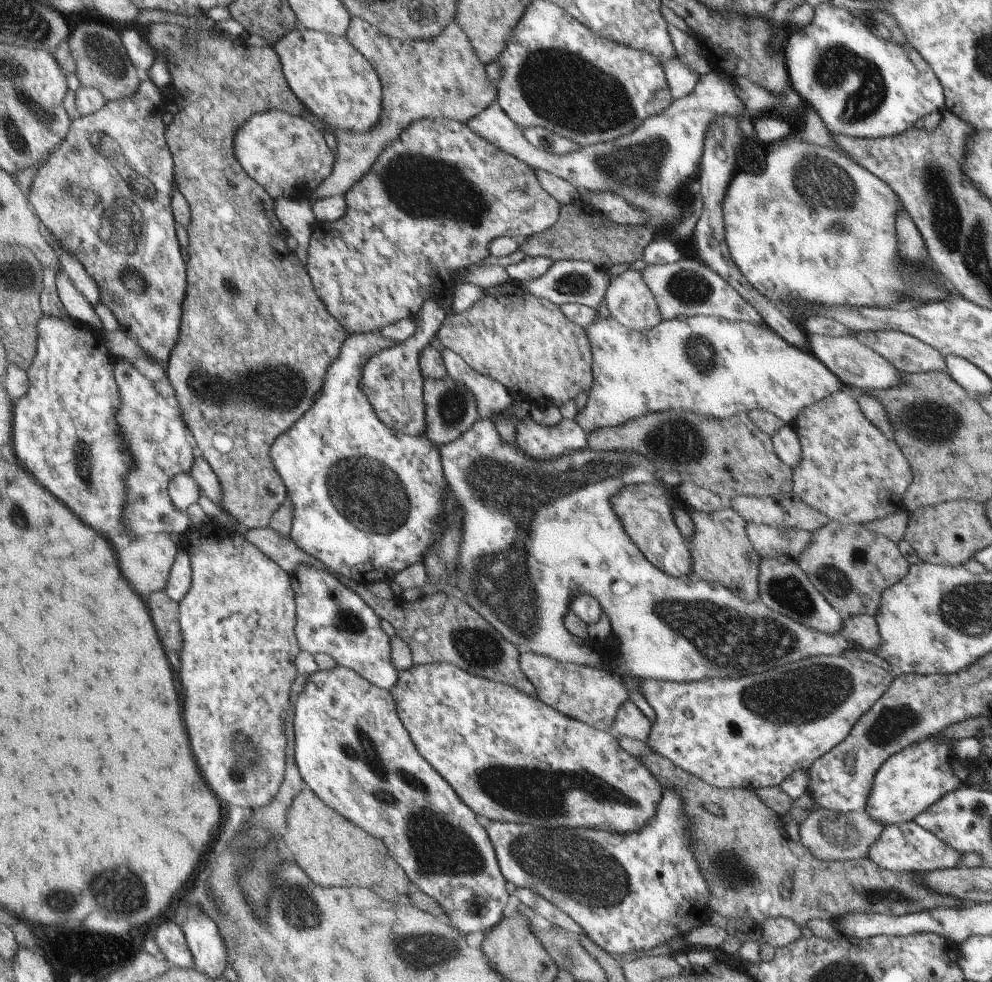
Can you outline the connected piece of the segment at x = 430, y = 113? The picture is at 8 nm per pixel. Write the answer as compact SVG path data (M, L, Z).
M351 17L346 37L376 68L384 84L384 113L373 129L348 132L336 129L339 138L337 166L333 176L310 193L312 203L324 197L345 195L371 167L380 152L413 121L447 118L466 122L484 112L498 98L497 80L488 78L486 64L481 61L465 31L454 20L437 37L399 39L384 34L370 23Z

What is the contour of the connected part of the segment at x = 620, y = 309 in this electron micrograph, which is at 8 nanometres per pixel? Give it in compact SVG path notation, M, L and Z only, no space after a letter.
M628 269L609 279L603 302L611 318L629 329L644 333L662 322L660 304L640 271Z

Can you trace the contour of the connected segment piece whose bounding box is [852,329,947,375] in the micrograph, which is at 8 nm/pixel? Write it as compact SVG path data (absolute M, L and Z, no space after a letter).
M897 330L856 331L852 336L885 358L900 373L947 372L945 356L921 339Z

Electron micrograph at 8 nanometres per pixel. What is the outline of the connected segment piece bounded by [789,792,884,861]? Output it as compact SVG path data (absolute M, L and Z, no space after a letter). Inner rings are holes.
M806 792L800 798L797 798L789 812L790 816L800 824L799 842L808 849L808 852L811 852L812 856L815 856L817 859L822 859L823 861L851 861L868 857L869 848L883 833L883 824L872 821L866 810L854 812L854 814L838 814L828 809L819 808L814 812L810 812L815 803L811 794ZM848 818L850 818L850 820L858 818L860 834L857 834L854 829L847 827Z

